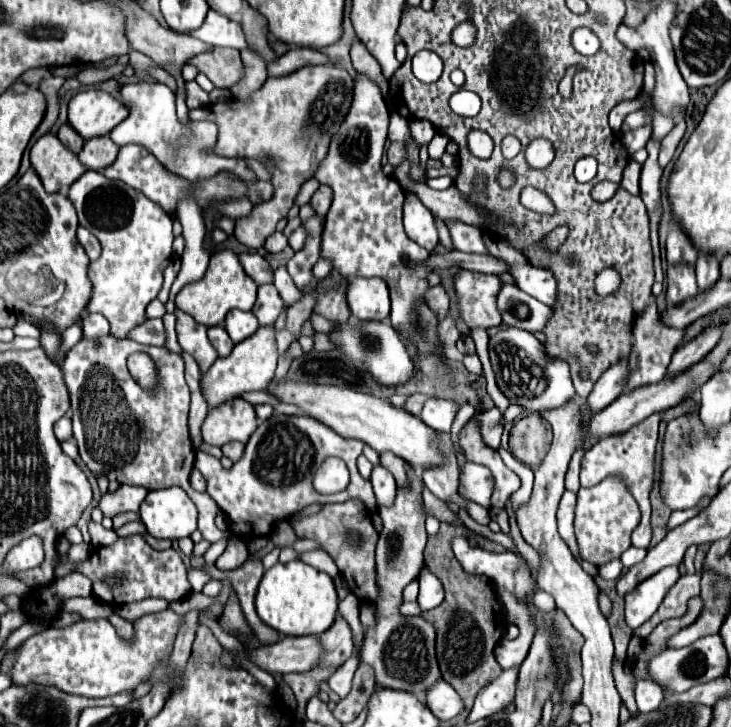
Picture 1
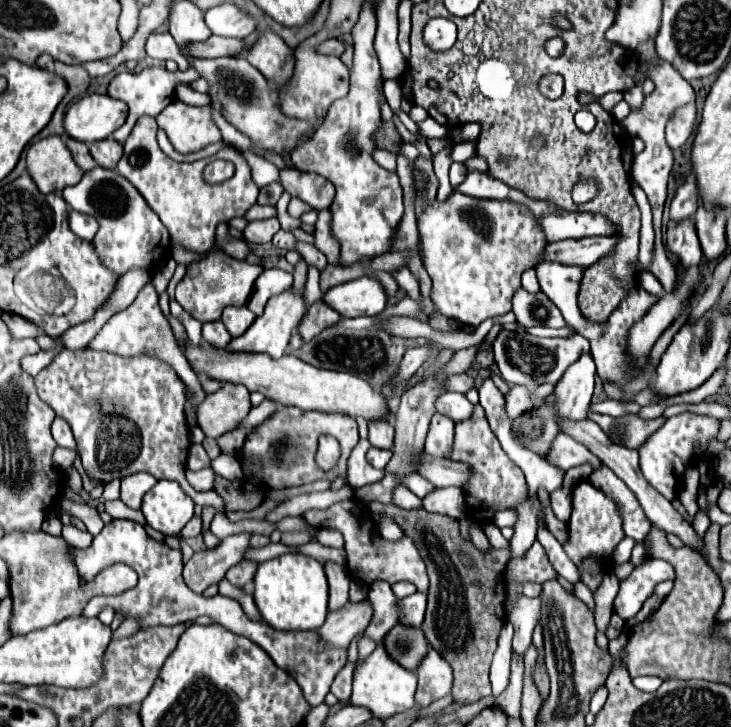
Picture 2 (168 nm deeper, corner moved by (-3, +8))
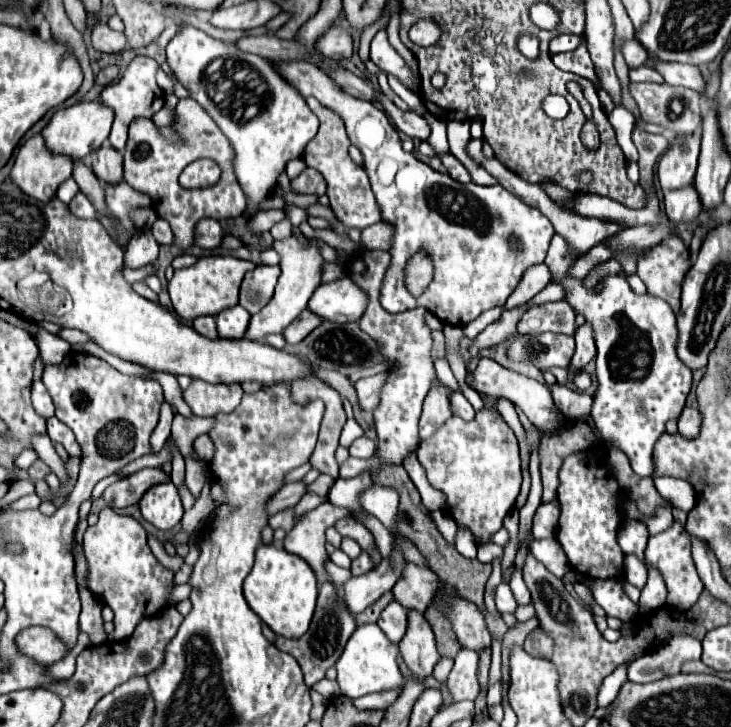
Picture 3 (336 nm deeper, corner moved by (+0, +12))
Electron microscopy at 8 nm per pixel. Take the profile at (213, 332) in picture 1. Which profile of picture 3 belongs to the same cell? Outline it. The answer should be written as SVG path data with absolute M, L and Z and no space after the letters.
M199 316L199 318L195 318L193 320L193 328L199 334L207 336L207 338L217 338L219 336L217 334L217 328L215 328L215 318L213 316Z

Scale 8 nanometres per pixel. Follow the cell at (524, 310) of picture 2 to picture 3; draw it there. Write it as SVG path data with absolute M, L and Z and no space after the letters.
M547 302L541 306L533 306L529 312L523 314L517 332L519 334L567 334L573 336L577 330L573 308L565 302Z

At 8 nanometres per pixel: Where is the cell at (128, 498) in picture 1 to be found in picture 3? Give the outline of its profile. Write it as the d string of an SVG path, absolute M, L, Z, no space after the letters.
M143 468L131 474L127 480L109 486L101 498L111 508L127 508L131 504L137 504L151 486L163 482L171 482L171 476L165 474L161 468Z

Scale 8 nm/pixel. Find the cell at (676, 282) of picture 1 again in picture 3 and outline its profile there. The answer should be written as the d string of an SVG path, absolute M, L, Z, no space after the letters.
M693 184L689 188L677 188L677 190L665 190L663 192L663 204L665 212L671 222L691 222L701 214L701 202L697 196L697 190Z

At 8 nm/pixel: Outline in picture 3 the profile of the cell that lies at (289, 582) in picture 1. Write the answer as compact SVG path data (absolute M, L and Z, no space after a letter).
M261 544L255 552L255 564L245 578L243 594L251 610L279 636L301 638L313 618L317 602L317 578L303 558L285 552L273 544Z

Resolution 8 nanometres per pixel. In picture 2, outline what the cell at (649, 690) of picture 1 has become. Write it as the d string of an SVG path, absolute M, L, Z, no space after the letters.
M638 676L632 682L642 692L656 692L660 688L660 684L662 684L662 680L658 676Z

